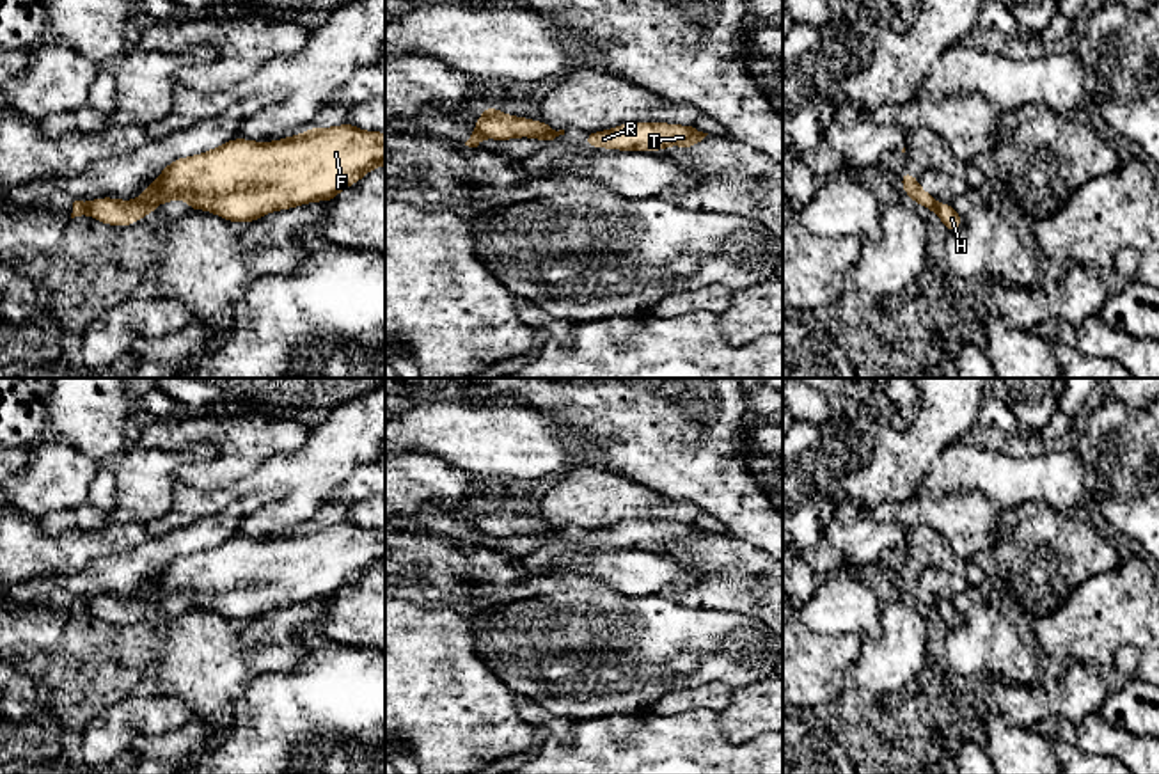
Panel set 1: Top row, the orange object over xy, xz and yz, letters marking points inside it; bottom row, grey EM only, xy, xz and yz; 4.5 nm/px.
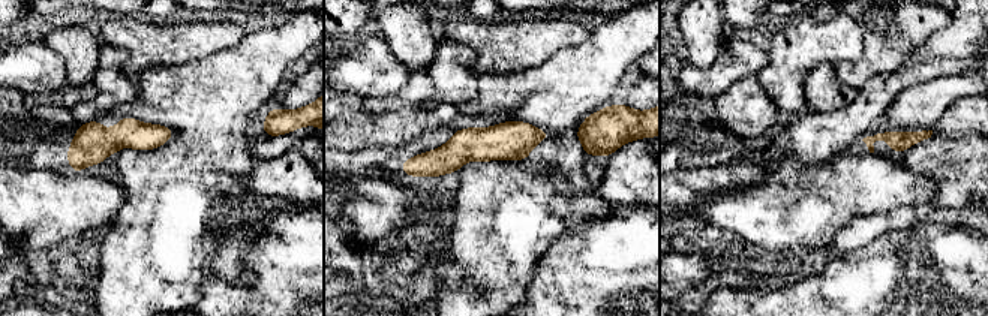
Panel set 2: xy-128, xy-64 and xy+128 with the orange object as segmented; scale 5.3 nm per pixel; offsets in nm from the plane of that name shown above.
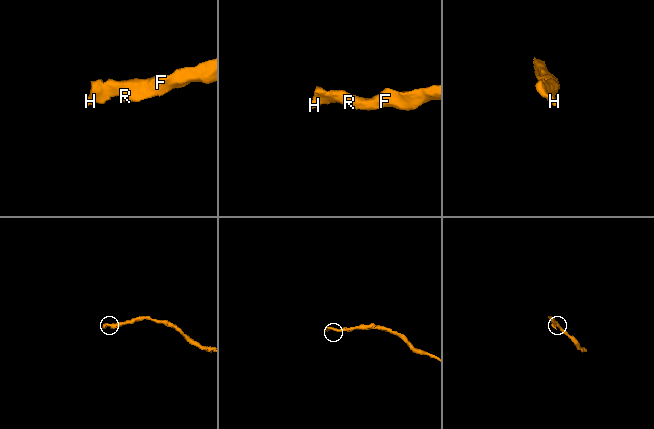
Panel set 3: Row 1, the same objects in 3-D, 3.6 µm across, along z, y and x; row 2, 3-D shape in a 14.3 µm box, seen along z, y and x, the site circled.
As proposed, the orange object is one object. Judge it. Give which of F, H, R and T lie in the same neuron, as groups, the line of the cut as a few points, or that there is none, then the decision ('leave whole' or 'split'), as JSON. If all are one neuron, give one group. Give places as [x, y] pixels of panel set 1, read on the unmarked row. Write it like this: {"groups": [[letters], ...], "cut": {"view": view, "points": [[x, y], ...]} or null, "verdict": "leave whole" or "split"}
{"groups": [["F", "R", "T"], ["H"]], "cut": {"view": "xy", "points": [[86, 600], [91, 611]]}, "verdict": "split"}

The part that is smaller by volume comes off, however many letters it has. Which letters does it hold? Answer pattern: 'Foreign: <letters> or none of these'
Foreign: H

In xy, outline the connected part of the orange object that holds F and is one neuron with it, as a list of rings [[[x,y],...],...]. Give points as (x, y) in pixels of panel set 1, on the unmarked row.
[[[346,520],[334,525],[311,525],[296,534],[275,540],[229,538],[202,552],[177,556],[135,598],[112,595],[87,600],[91,614],[108,623],[133,623],[154,611],[154,604],[177,596],[188,598],[188,607],[211,609],[229,620],[254,620],[259,614],[291,607],[314,598],[330,600],[364,572],[385,563],[385,531],[364,529]]]

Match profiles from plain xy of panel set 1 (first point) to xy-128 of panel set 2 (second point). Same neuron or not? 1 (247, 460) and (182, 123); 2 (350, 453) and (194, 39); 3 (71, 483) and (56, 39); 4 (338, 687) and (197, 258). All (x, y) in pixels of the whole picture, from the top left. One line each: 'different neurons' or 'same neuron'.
1: different neurons
2: different neurons
3: different neurons
4: different neurons

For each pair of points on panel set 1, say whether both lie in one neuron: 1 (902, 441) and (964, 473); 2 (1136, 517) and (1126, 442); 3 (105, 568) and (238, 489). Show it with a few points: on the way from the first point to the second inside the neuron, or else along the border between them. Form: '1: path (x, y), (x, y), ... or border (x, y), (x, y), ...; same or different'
1: border (957, 439), (934, 462), (914, 494); different
2: path (1126, 499), (1126, 460); same
3: border (270, 490), (252, 490), (228, 505); different

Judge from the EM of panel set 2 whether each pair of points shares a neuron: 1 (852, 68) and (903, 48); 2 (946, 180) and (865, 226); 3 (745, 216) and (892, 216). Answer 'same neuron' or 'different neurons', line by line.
1: same neuron
2: same neuron
3: different neurons

